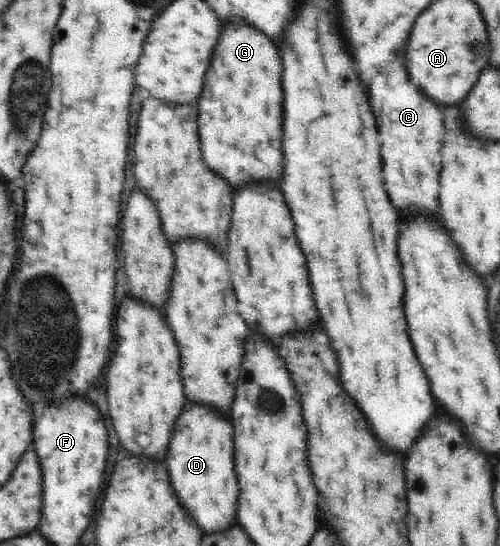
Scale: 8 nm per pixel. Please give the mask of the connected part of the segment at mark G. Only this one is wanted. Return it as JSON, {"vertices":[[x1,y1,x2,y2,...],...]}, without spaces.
{"vertices":[[221,22,221,38,213,54,213,62,205,74,199,104,198,127,203,160,211,170,223,176,231,186,259,182,275,182,283,170,283,90,281,90,281,54,277,46,253,30,247,22]]}

